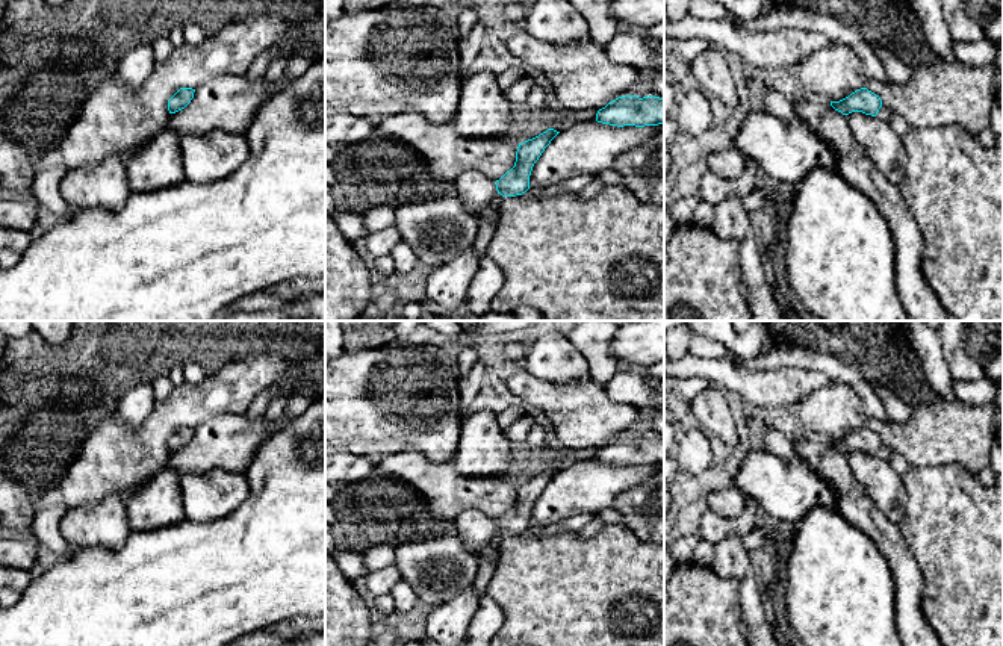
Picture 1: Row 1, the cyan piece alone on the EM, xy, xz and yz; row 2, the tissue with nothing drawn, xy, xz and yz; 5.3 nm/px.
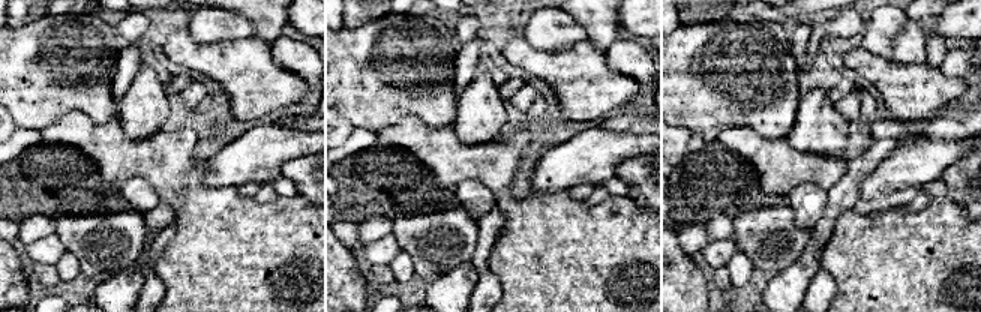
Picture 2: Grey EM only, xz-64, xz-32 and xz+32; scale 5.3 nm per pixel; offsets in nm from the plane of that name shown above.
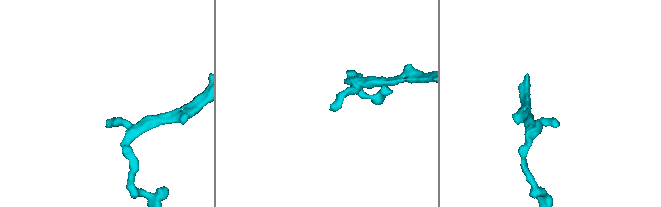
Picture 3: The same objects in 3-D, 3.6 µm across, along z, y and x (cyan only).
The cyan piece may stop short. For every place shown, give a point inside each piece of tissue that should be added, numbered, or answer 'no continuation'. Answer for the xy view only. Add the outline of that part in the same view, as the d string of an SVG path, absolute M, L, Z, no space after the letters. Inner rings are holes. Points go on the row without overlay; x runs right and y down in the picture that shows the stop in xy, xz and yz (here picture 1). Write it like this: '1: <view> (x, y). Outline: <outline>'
no continuation

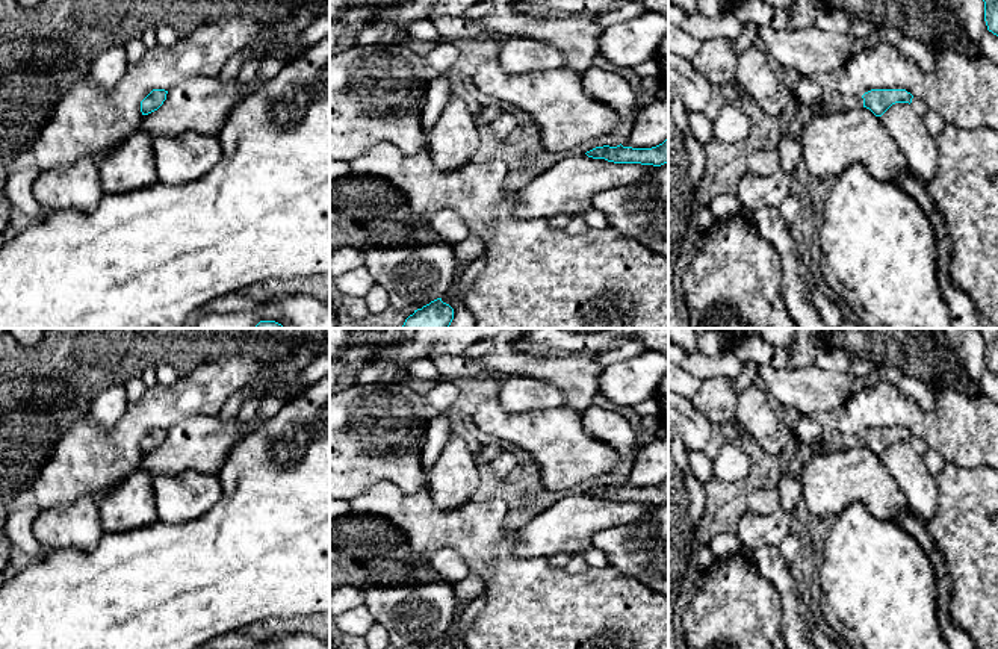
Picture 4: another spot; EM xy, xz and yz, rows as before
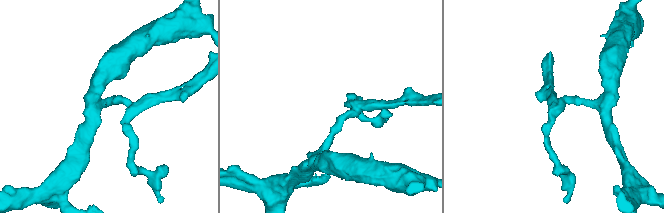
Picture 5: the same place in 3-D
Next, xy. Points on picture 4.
no continuation

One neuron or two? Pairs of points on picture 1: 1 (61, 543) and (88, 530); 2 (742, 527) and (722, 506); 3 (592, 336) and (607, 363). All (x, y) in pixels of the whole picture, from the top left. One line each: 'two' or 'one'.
1: two
2: two
3: one

